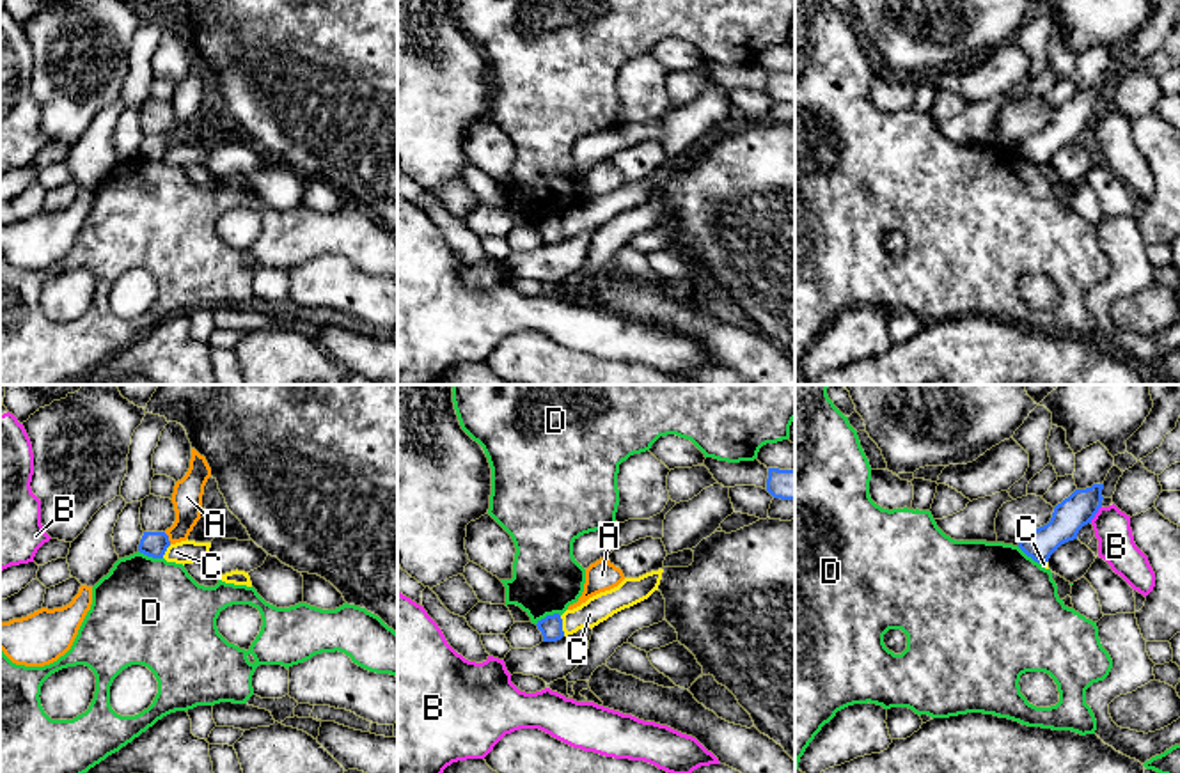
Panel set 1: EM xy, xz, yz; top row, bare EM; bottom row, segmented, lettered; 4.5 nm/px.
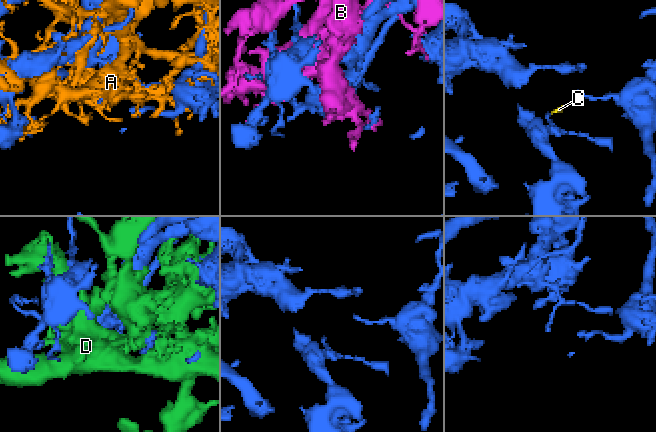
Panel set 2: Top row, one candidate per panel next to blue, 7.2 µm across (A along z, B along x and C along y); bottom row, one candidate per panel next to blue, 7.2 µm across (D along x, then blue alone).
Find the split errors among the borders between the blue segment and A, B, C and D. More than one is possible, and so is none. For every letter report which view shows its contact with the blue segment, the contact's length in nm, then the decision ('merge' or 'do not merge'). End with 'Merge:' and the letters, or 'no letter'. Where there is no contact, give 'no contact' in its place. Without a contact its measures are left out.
A: xy | 70 nm | do not merge
B: yz | 90 nm | do not merge
C: xz | 100 nm | do not merge
D: xz | 120 nm | do not merge
Merge: no letter

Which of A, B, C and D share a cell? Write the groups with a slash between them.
A / B / C / D

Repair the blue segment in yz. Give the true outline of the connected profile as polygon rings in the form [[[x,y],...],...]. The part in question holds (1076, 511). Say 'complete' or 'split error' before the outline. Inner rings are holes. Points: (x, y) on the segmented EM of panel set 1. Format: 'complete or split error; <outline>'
complete; [[[1104,484],[1075,489],[1068,498],[1054,507],[1047,525],[1029,532],[1019,548],[1034,562],[1049,562],[1050,555],[1065,543],[1077,539],[1079,530],[1091,523],[1102,507]]]

